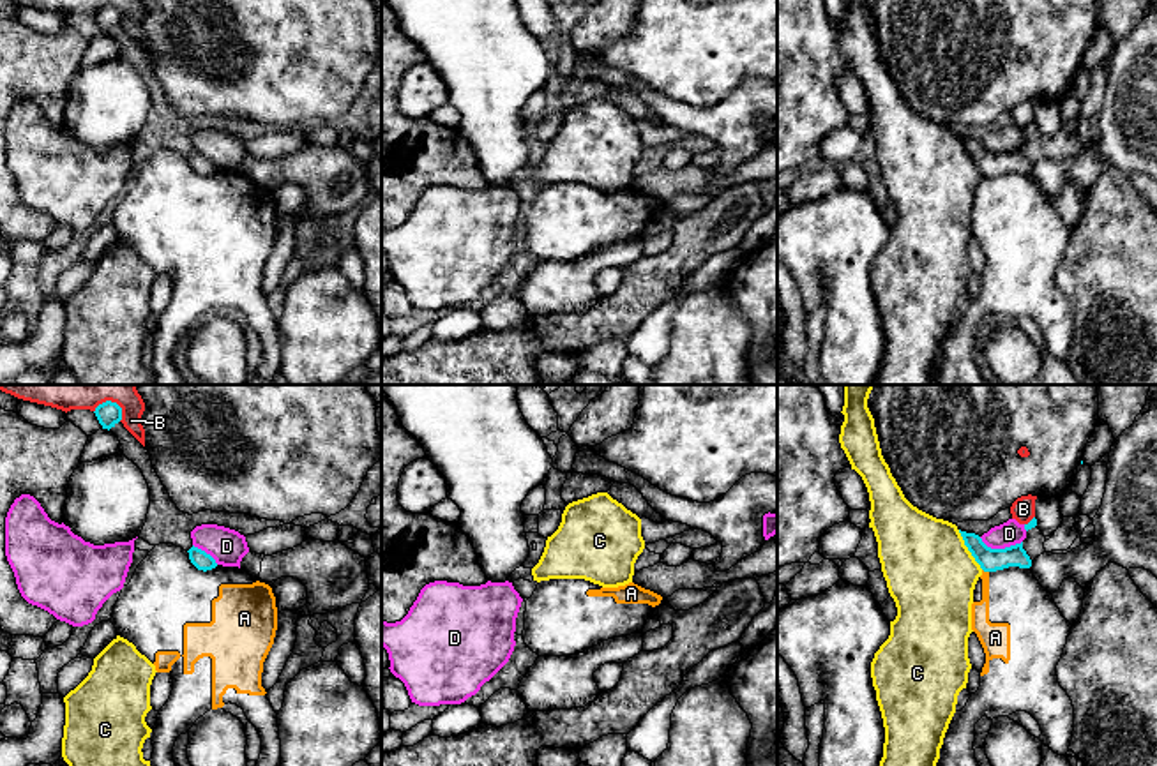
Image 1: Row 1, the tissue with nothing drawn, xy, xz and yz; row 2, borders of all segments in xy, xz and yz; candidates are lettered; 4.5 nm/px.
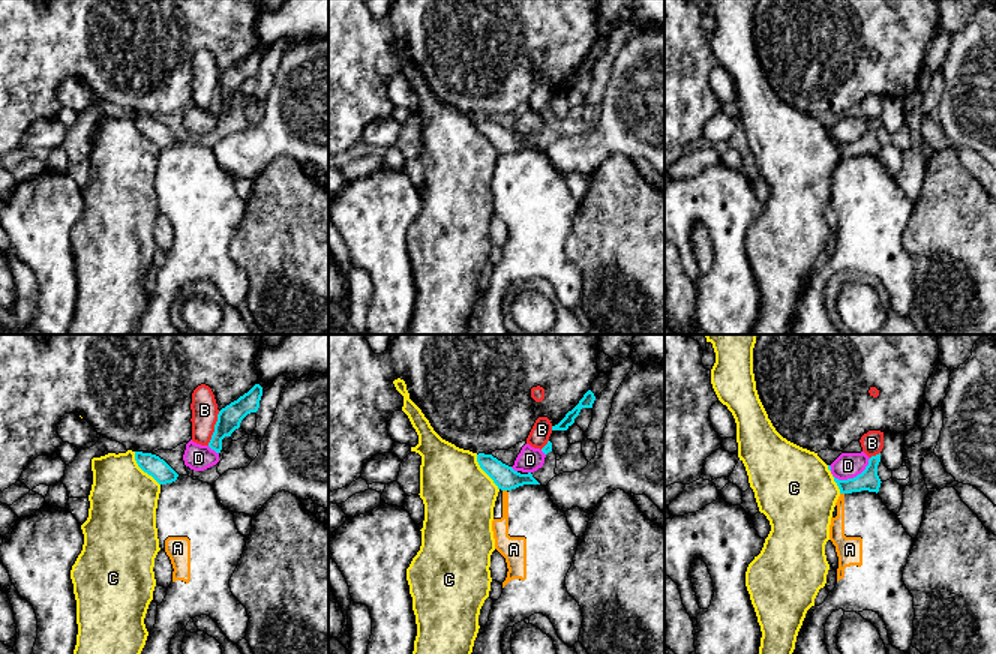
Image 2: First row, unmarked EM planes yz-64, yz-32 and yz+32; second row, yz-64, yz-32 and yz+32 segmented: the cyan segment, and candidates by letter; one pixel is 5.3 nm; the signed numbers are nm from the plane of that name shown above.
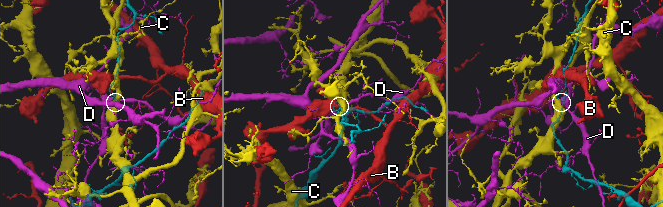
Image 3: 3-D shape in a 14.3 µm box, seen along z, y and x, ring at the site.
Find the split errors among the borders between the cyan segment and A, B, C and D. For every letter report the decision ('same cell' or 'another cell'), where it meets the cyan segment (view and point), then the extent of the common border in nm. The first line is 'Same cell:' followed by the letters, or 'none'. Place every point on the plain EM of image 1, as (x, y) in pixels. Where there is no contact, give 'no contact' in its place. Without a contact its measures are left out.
Same cell: none
A: another cell; meets cyan in yz at (986, 175); contact 40 nm long
B: another cell; meets cyan in xy at (110, 6); contact 140 nm long
C: another cell; meets cyan in yz at (968, 154); contact 220 nm long
D: another cell; meets cyan in yz at (1000, 154); contact 200 nm long

